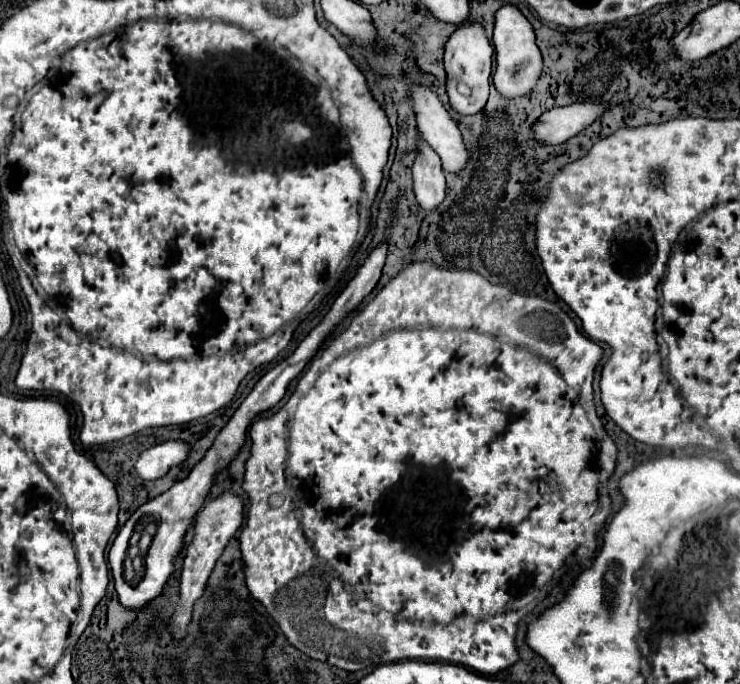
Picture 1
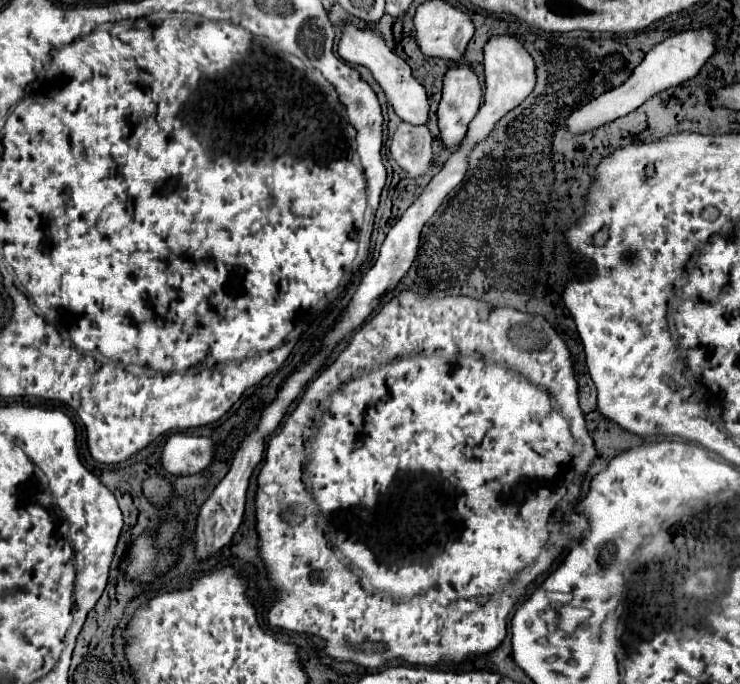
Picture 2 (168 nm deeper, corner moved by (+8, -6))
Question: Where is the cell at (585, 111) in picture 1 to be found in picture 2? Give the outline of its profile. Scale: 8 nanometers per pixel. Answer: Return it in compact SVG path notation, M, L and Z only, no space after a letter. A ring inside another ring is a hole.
M697 28L697 30L685 30L679 32L675 36L669 36L667 40L659 42L657 46L653 46L643 62L633 70L633 74L629 76L629 80L625 84L621 84L619 88L613 88L605 94L601 94L599 98L587 102L585 106L577 108L577 112L571 112L571 116L565 118L565 128L569 128L571 134L583 134L583 132L591 132L615 118L627 116L629 112L633 112L635 108L639 108L647 98L651 98L653 94L677 86L693 76L699 74L701 66L709 60L709 56L713 56L717 44L713 44L713 40L717 40L717 36L713 36L713 28Z

